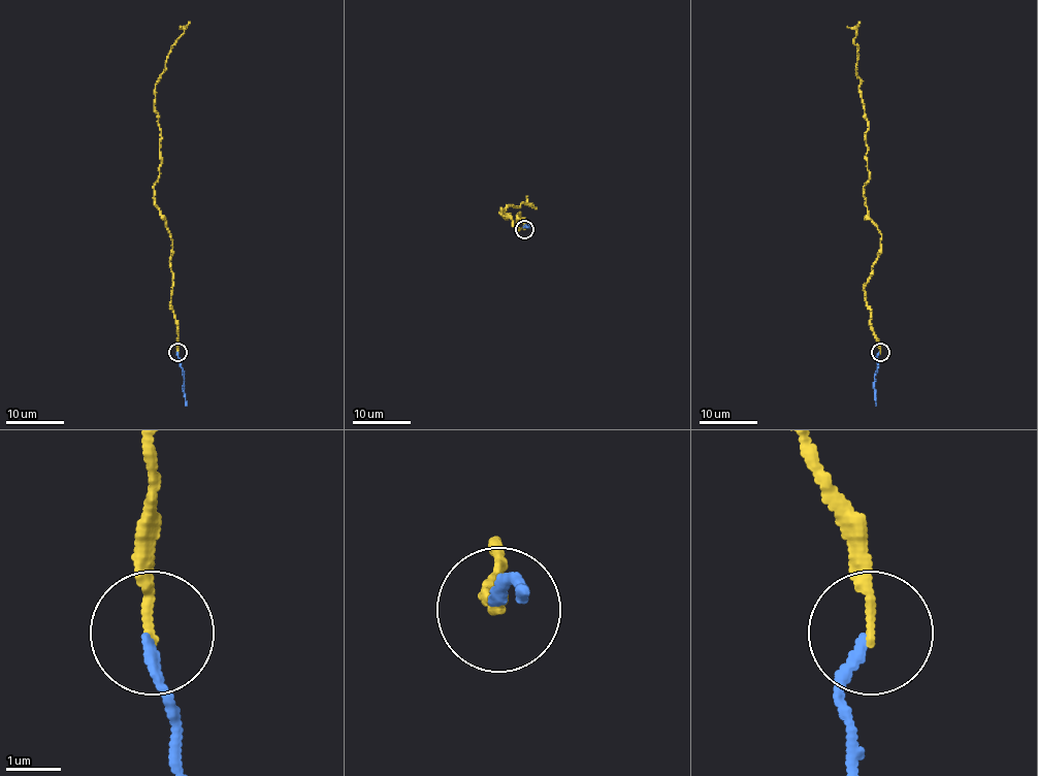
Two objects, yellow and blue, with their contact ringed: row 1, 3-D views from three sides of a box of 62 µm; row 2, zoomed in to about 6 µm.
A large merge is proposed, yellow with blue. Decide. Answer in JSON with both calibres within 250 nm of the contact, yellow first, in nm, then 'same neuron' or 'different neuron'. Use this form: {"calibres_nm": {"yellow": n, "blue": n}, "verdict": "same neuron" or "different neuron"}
{"calibres_nm": {"yellow": 170, "blue": 190}, "verdict": "same neuron"}

